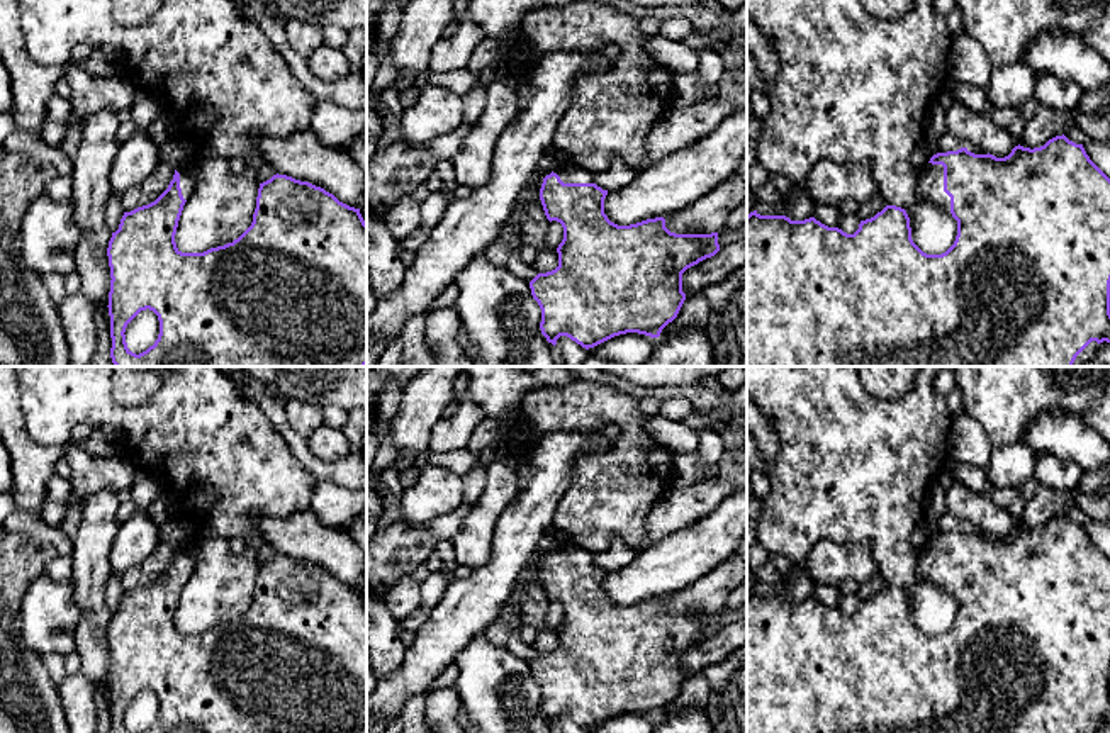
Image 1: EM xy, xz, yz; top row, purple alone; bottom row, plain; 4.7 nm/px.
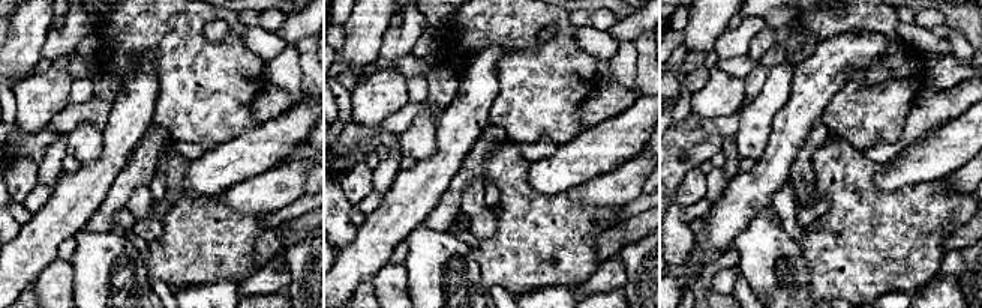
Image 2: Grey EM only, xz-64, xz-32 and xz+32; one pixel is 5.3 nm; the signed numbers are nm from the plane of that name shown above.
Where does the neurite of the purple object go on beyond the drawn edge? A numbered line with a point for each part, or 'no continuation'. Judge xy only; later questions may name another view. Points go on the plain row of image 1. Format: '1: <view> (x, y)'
1: xy (187, 555)

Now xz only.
1: xz (569, 553)

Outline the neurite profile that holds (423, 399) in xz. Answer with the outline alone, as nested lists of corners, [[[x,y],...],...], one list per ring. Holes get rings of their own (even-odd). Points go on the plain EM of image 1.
[[[424,366],[401,390],[401,404],[389,421],[397,455],[412,460],[429,450],[433,429],[465,383],[463,366]]]

